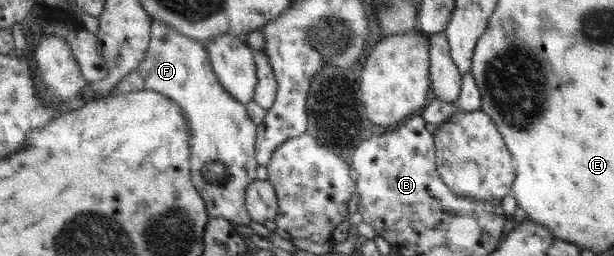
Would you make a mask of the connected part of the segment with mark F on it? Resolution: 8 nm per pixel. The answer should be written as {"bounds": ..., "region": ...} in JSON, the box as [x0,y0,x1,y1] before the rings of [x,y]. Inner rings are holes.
{"bounds":[111,18,258,226],"region":[[[151,18],[153,40],[150,44],[145,62],[138,67],[131,76],[122,80],[122,83],[111,94],[127,94],[128,92],[142,92],[152,90],[160,92],[176,101],[186,119],[189,120],[191,144],[191,176],[198,192],[201,192],[209,210],[209,216],[225,218],[238,226],[250,226],[252,218],[246,208],[247,188],[258,180],[256,176],[258,125],[249,115],[246,105],[230,95],[221,84],[214,72],[213,62],[203,43],[175,30],[173,26],[165,24],[163,20]]]}

